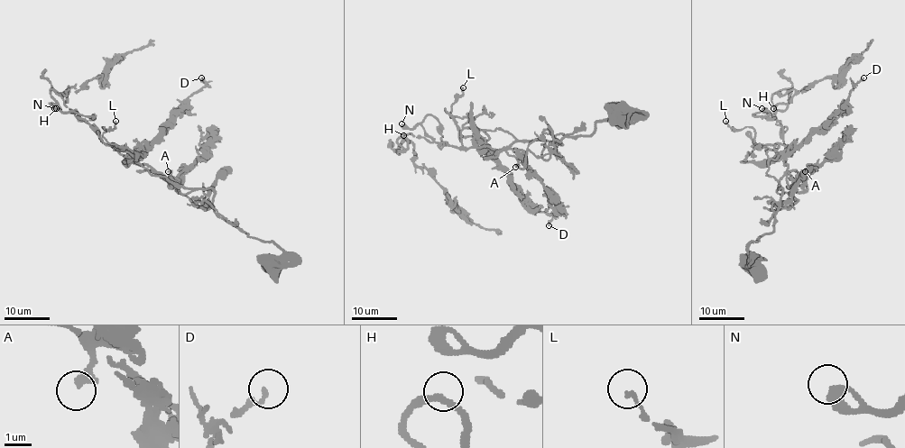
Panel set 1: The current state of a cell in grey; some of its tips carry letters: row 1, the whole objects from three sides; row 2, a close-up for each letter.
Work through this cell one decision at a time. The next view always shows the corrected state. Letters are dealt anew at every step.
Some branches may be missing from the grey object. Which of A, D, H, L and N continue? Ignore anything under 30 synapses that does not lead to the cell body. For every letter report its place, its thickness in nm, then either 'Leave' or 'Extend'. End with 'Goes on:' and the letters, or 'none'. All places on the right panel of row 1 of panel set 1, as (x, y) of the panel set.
A: Place: (805, 171). Thickness 240 nm. Leave
D: Place: (863, 77). Thickness 190 nm. Leave
H: Place: (773, 108). Thickness 150 nm. Leave
L: Place: (725, 121). Thickness 160 nm. Leave
N: Place: (761, 108). Thickness 300 nm. Leave
Goes on: none

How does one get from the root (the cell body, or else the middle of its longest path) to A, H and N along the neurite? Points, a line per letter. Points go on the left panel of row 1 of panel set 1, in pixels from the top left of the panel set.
A: (268, 261), (283, 252), (272, 242), (249, 237), (211, 207), (193, 203), (177, 190), (179, 181), (168, 171)
H: (268, 261), (283, 252), (222, 219), (211, 188), (176, 187), (133, 163), (51, 89), (56, 108)
N: (268, 261), (283, 252), (222, 219), (211, 188), (176, 187), (106, 145), (76, 111), (54, 108)

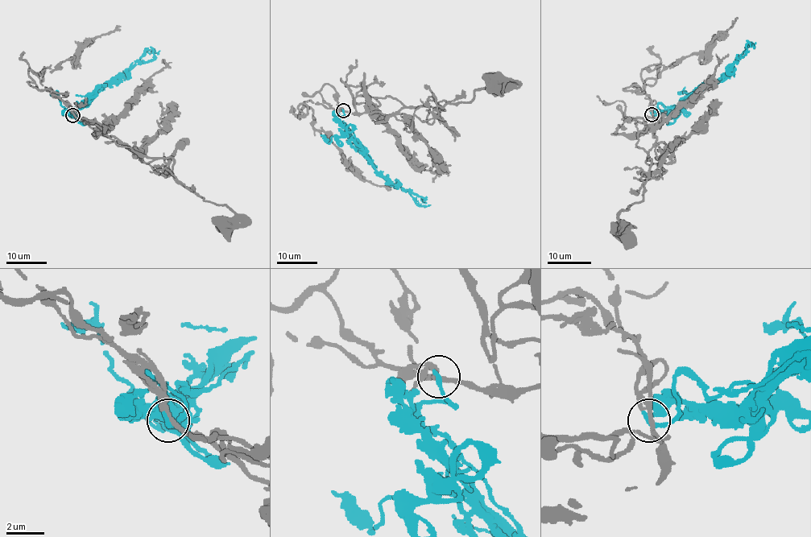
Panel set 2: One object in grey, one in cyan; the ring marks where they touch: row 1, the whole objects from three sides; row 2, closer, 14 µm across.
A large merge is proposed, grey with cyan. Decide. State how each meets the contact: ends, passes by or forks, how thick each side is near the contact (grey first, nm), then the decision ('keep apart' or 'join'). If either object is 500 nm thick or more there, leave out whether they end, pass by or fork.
grey forks there; cyan ends there; 190 nm thick on the grey side, 240 nm on the other; join

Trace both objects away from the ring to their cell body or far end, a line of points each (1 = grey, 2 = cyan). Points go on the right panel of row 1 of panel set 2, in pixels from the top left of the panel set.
1: (651, 113), (655, 140), (648, 153), (648, 179), (643, 200), (618, 213), (622, 229)
2: (651, 113), (655, 115), (660, 104), (672, 108), (713, 85), (752, 44)

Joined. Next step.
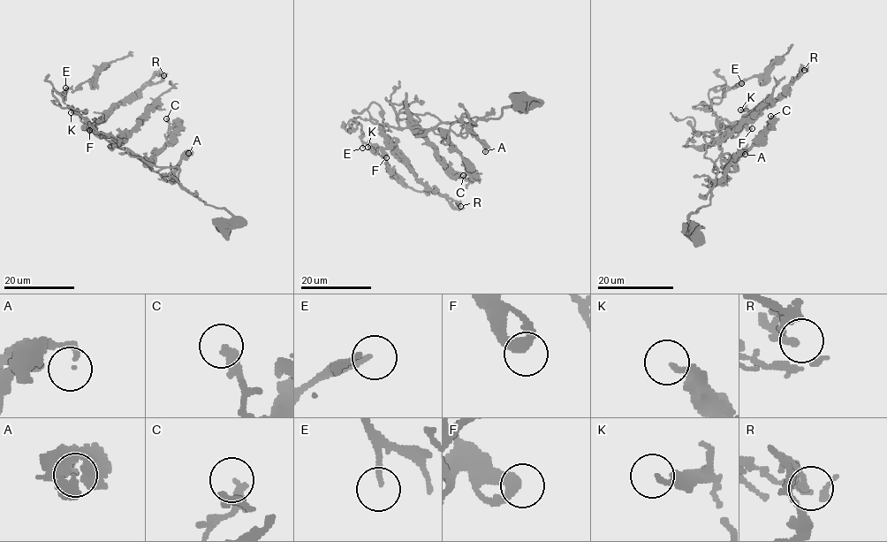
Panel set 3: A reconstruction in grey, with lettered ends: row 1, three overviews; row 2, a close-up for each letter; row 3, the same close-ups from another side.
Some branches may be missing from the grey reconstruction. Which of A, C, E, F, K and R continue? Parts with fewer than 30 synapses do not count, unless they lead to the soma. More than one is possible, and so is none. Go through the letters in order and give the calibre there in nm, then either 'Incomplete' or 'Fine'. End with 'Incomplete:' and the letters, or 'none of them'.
A: Thickness 150 nm. Incomplete
C: Thickness 240 nm. Fine
E: Thickness 140 nm. Fine
F: Thickness 240 nm. Fine
K: Thickness 200 nm. Fine
R: Thickness 130 nm. Fine
Incomplete: A

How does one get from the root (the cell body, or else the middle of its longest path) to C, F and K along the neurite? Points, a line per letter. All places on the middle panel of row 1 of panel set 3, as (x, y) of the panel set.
C: (518, 102), (529, 100), (470, 122), (466, 133), (449, 131), (447, 141), (471, 170), (463, 175)
F: (518, 102), (529, 100), (504, 108), (497, 118), (478, 119), (474, 125), (385, 125), (386, 157)
K: (518, 102), (529, 100), (474, 125), (385, 125), (386, 147), (375, 155), (367, 147)

